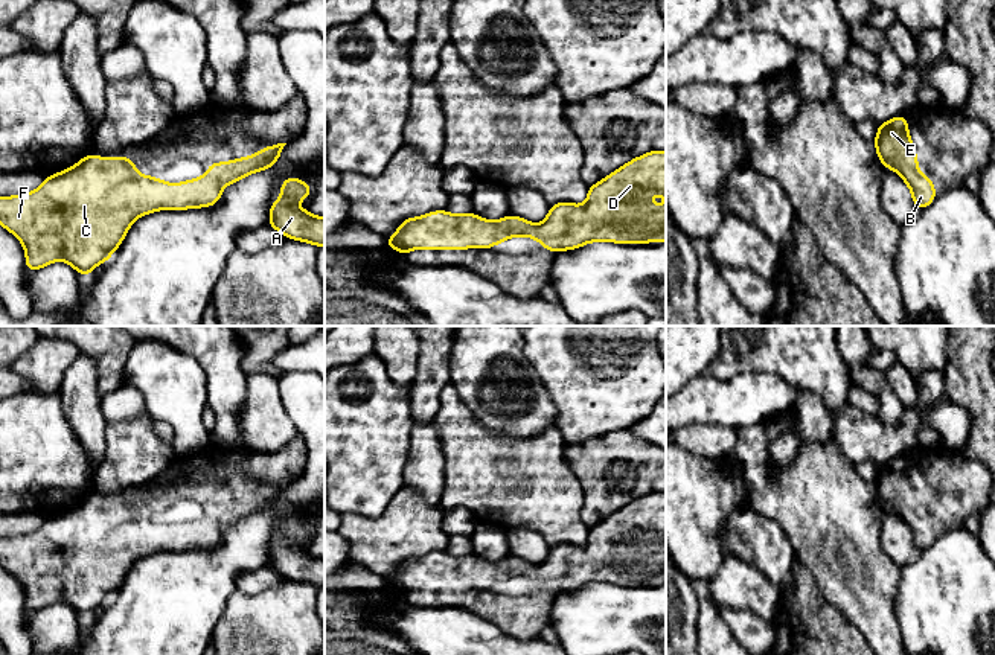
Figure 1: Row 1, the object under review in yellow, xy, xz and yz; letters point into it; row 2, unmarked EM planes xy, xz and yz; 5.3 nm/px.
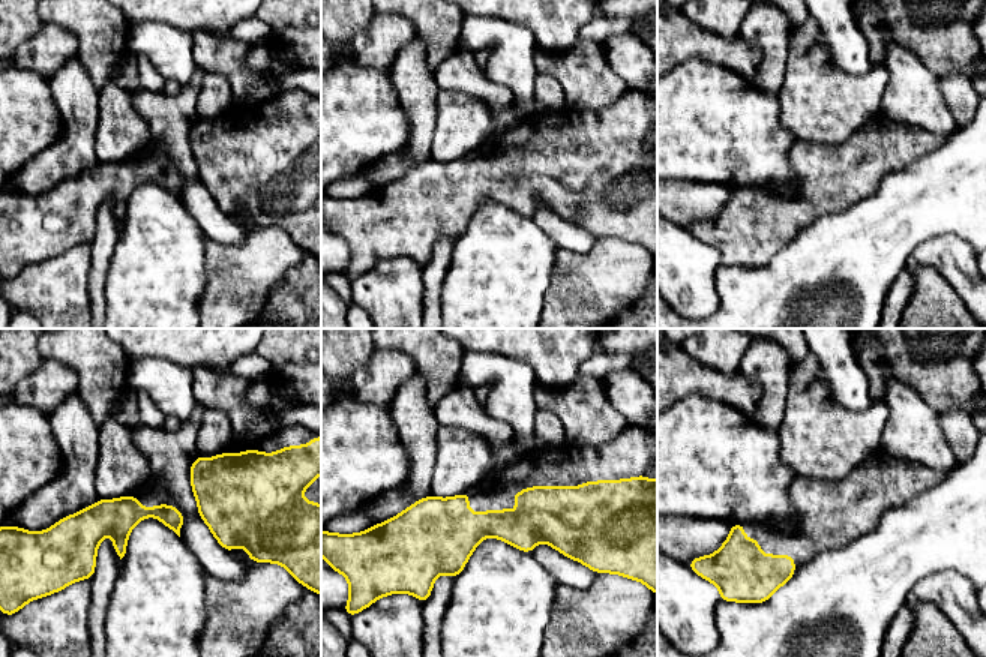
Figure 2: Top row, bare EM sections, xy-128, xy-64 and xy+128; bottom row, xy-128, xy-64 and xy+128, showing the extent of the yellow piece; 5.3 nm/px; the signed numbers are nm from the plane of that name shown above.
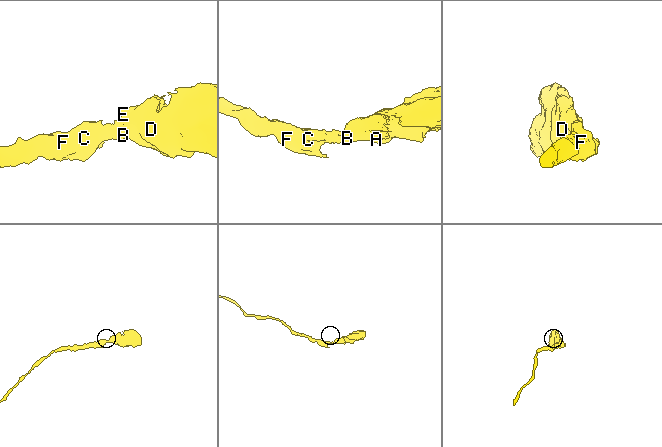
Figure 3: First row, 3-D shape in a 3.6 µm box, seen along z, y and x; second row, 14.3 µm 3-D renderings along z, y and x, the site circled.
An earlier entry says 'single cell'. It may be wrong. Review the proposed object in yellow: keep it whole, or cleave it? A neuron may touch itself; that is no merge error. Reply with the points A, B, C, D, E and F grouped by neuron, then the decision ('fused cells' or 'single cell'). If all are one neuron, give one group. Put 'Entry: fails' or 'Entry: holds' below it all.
A B C D E F; single cell
Entry: holds

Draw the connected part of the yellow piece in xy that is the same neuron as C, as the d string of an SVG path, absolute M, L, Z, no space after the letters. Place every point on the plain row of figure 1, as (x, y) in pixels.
M285 486L267 487L245 500L210 504L203 518L178 526L139 516L136 504L126 498L85 495L75 507L46 518L37 532L17 538L0 538L0 567L23 585L29 612L40 611L55 602L66 602L87 618L93 609L108 602L139 558L163 550L210 548L219 542L227 526L258 512L270 510L282 497Z

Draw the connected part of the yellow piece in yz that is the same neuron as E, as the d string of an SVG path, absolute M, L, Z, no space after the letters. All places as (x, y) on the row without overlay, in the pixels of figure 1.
M902 455L878 468L878 477L873 481L881 506L896 512L908 526L914 547L925 550L937 538L933 522L928 516L917 512L917 497L908 477L908 463Z

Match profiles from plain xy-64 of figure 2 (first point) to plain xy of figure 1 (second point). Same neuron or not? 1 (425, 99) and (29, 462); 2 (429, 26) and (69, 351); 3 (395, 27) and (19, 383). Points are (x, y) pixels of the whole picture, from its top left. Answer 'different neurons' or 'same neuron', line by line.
1: different neurons
2: different neurons
3: different neurons

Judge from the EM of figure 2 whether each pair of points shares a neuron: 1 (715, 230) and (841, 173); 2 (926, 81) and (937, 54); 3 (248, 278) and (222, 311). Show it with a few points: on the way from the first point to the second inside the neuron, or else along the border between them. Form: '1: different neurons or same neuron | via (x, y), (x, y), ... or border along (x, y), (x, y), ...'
1: same neuron | via (746, 230), (799, 212), (809, 203)
2: different neurons | border along (904, 47), (938, 77)
3: same neuron | via (240, 285), (228, 303)

